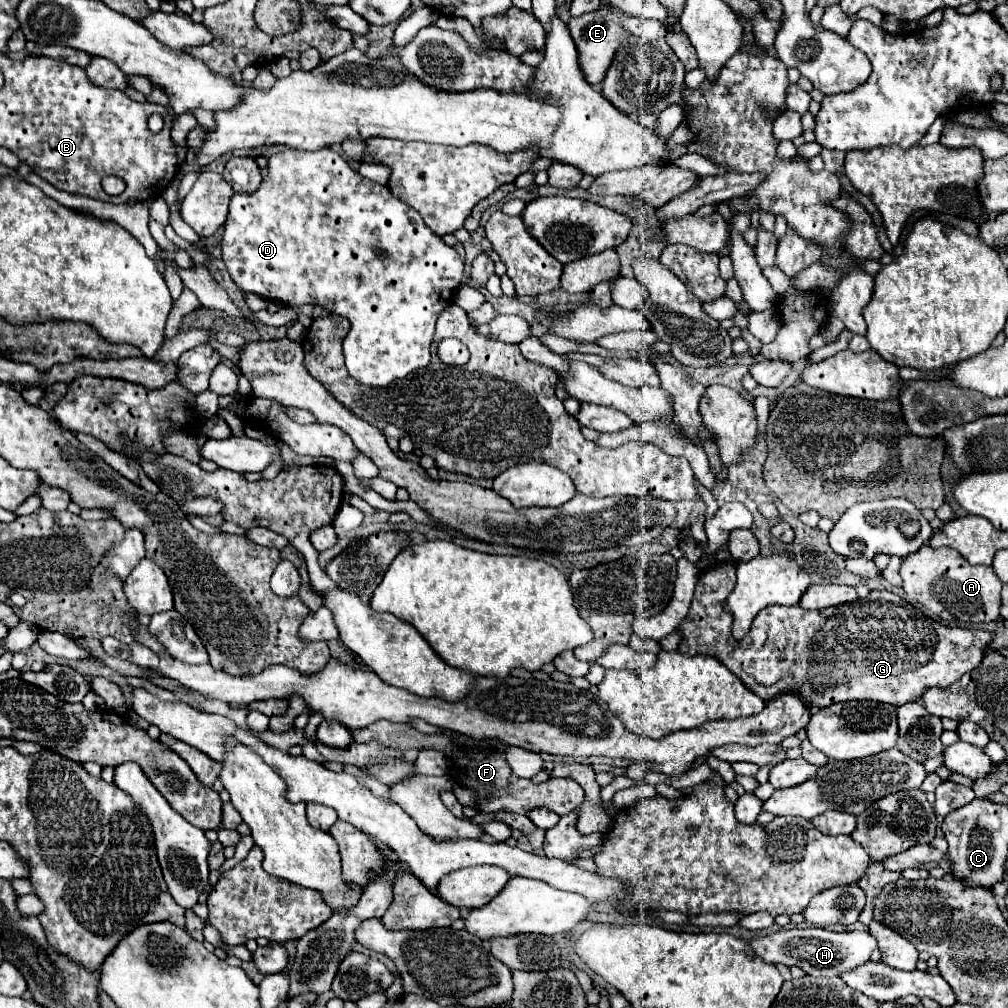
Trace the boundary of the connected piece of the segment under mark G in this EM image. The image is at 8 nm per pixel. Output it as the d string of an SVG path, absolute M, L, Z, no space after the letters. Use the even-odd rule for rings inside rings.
M733 562L709 566L695 586L695 596L687 618L679 626L683 640L679 652L709 654L721 660L751 692L763 700L773 700L783 692L793 692L811 708L823 708L833 702L875 700L891 706L903 706L919 700L929 688L949 688L963 674L979 668L995 632L979 628L949 628L925 616L913 604L887 590L873 590L867 598L857 598L843 606L827 610L803 610L799 606L771 605L755 616L751 630L741 640L733 640L732 615L727 614L724 602L736 584Z

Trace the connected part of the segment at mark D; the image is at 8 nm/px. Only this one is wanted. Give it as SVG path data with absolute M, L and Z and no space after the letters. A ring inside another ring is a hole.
M285 148L283 152L277 152L269 158L269 178L261 182L259 190L253 194L233 194L231 198L231 212L227 214L225 220L225 232L223 232L223 262L233 278L233 282L245 290L259 294L267 300L277 300L285 306L303 306L303 304L317 304L333 314L345 316L351 322L351 332L343 340L343 354L345 354L345 366L351 378L359 380L363 386L371 388L387 388L395 380L401 380L403 376L409 376L421 368L427 368L431 362L431 344L433 344L433 334L435 334L435 322L439 312L453 302L455 290L461 286L461 276L463 276L463 260L455 252L455 248L443 244L441 238L437 238L421 220L421 216L407 204L403 204L399 198L395 198L387 186L381 186L377 182L371 182L363 178L359 172L353 172L353 168L343 160L341 154L335 150L321 148L315 152L305 152L305 150L295 150L295 148ZM375 248L381 248L387 256L375 256Z

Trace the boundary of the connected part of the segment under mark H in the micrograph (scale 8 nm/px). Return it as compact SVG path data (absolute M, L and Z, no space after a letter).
M821 926L813 928L791 928L781 930L771 936L761 936L749 940L757 956L771 964L799 966L809 976L841 976L847 970L853 970L871 960L871 954L877 950L877 940L869 930L851 930L851 932L831 932Z

